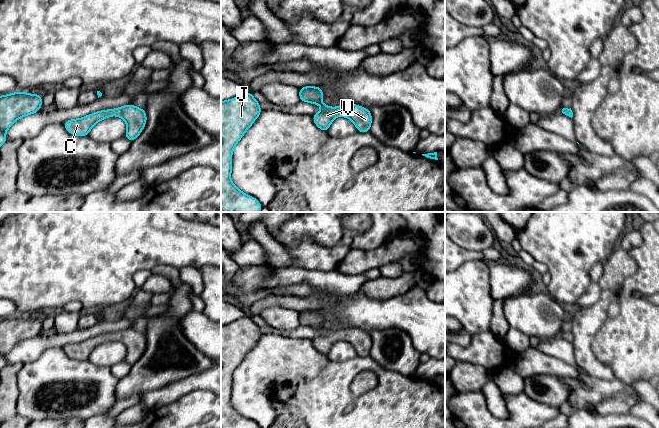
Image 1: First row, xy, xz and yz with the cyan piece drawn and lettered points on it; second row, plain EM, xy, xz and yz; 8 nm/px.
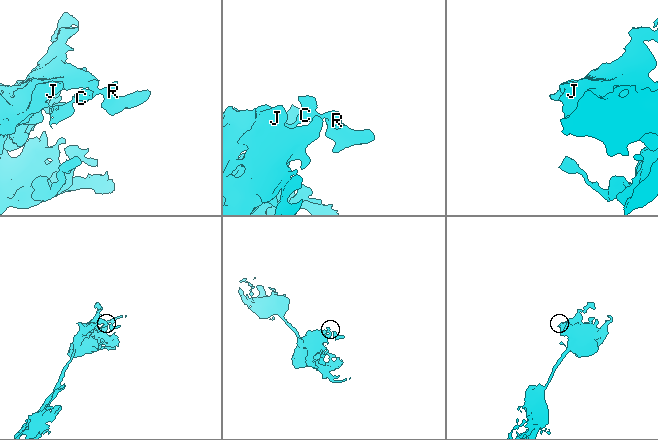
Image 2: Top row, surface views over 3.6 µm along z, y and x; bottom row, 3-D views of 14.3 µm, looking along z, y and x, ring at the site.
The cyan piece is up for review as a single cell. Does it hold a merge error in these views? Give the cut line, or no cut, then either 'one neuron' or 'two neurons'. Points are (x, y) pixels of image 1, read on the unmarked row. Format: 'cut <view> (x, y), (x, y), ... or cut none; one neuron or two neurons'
cut none; one neuron

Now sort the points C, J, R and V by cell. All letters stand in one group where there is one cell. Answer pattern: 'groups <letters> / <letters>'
groups C J R V

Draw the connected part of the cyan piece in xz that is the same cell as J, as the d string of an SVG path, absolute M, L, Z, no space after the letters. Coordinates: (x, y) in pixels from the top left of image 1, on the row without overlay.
M252 317L221 325L221 428L260 428L231 406L232 377L245 356L262 337Z

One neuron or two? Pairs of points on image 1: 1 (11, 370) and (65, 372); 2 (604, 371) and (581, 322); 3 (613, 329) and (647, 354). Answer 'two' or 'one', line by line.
1: two
2: one
3: one

